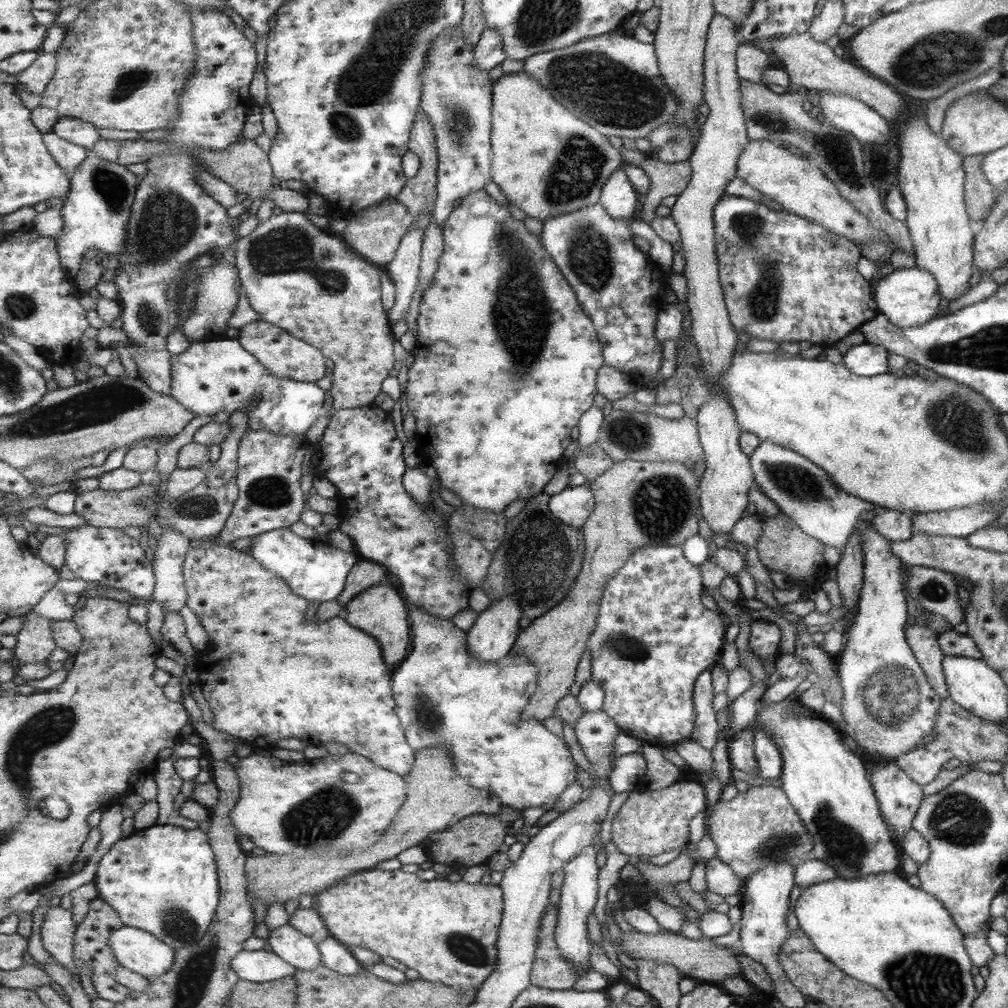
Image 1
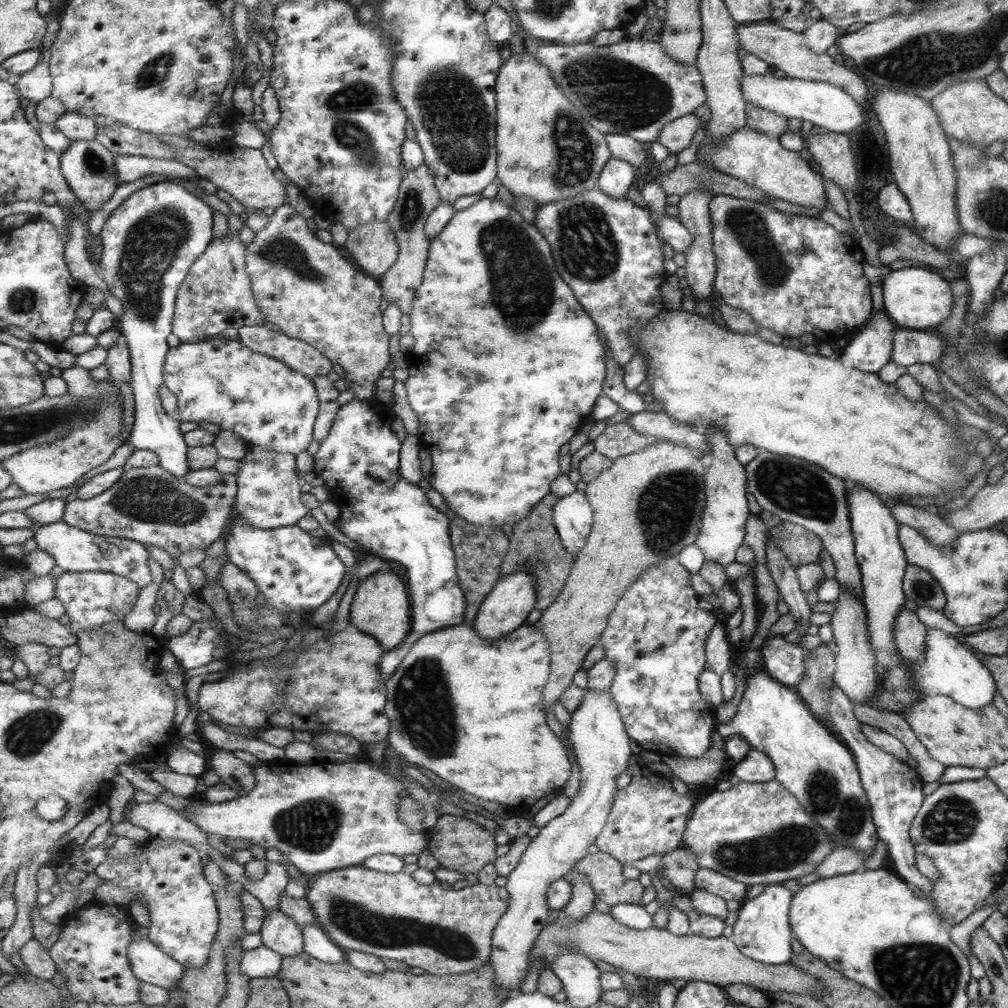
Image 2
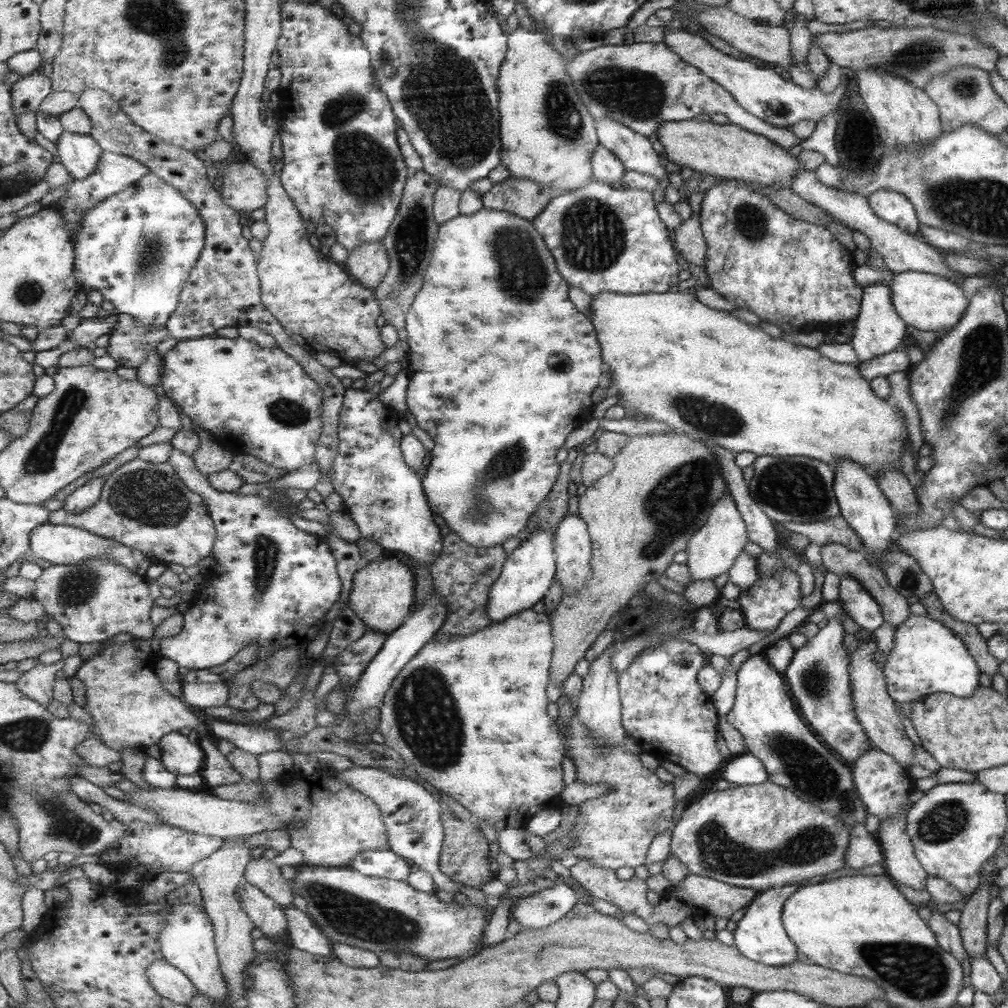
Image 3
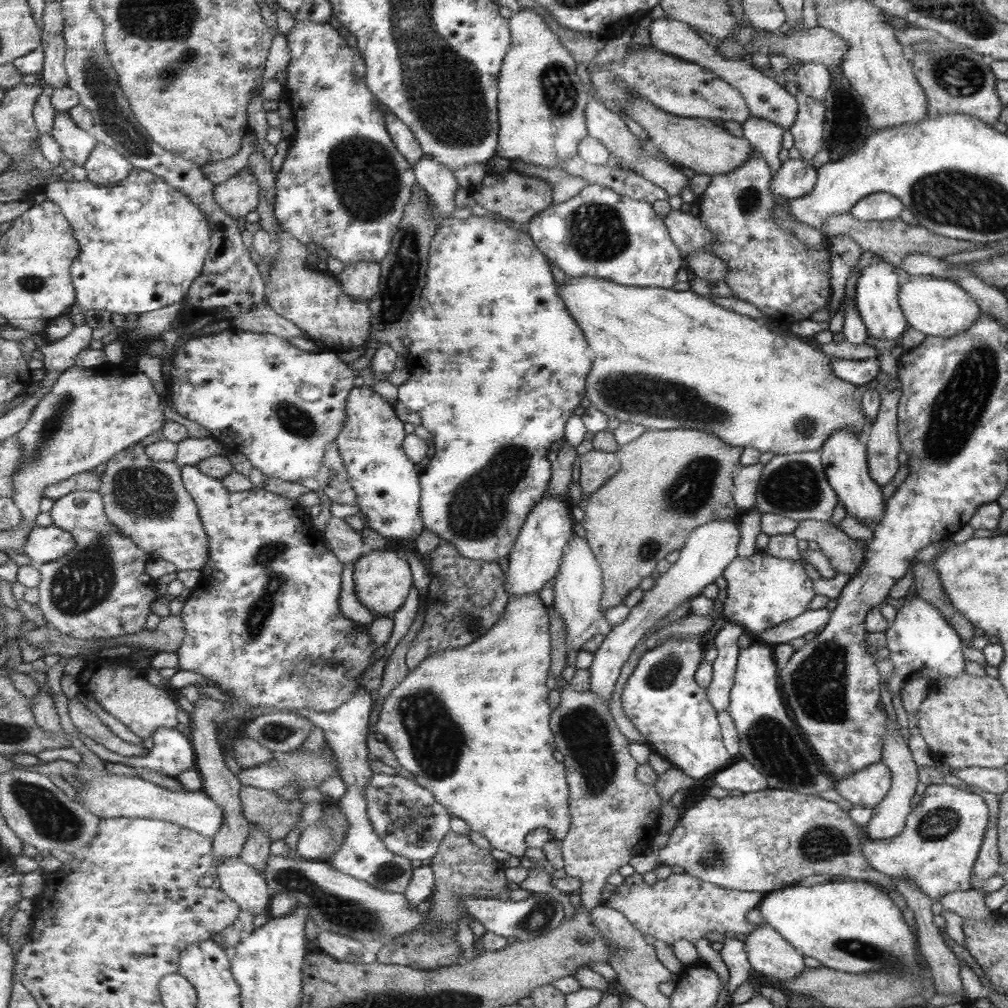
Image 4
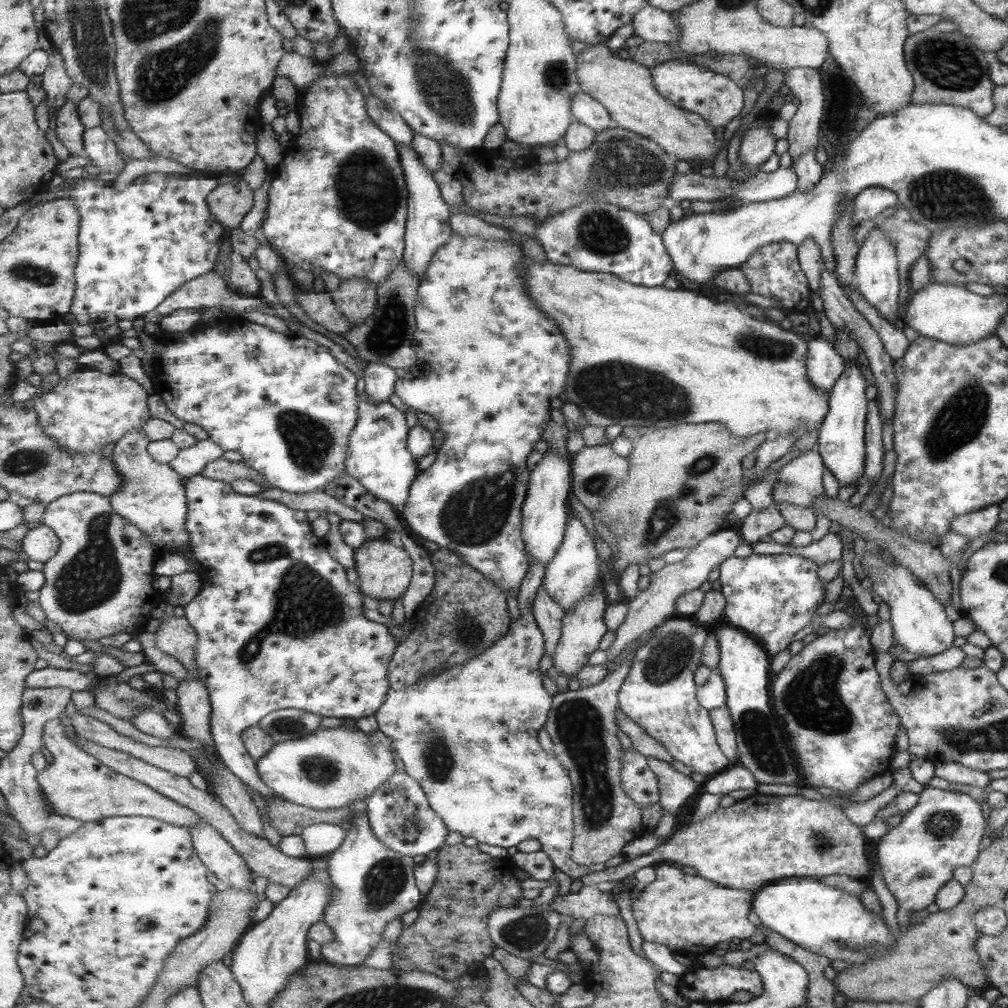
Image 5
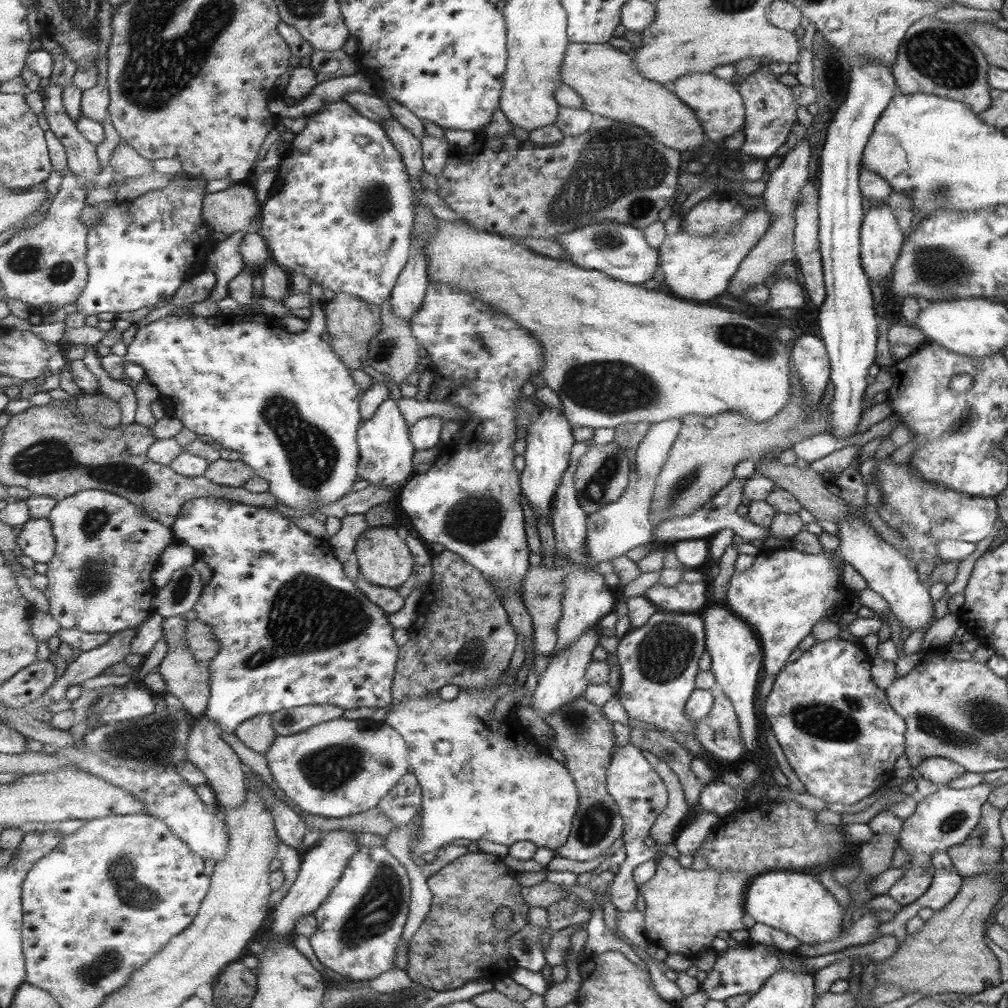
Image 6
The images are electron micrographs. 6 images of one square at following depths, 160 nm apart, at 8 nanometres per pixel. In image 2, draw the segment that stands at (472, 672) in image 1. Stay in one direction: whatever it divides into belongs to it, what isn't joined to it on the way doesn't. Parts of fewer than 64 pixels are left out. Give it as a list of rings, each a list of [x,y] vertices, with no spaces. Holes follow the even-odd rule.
[[[529,622],[523,623],[517,630],[506,634],[505,637],[497,637],[496,639],[486,639],[478,635],[473,626],[466,623],[449,626],[420,638],[403,664],[399,666],[393,678],[386,684],[389,701],[387,701],[385,711],[391,719],[390,746],[398,750],[412,766],[418,765],[431,770],[439,778],[446,780],[450,786],[455,786],[465,793],[504,804],[507,809],[511,810],[512,814],[519,815],[523,811],[533,808],[541,798],[545,798],[555,791],[563,790],[563,786],[567,784],[567,780],[571,776],[571,760],[567,755],[565,744],[555,732],[551,731],[549,724],[547,724],[547,718],[545,718],[547,706],[544,703],[544,690],[550,680],[550,654],[550,642],[545,633],[536,629]]]

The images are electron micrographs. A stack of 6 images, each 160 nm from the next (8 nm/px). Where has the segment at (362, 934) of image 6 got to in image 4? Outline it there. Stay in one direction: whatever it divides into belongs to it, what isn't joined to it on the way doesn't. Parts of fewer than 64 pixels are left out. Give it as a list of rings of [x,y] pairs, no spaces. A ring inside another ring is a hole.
[[[362,686],[349,702],[331,712],[311,712],[307,708],[293,708],[293,710],[277,710],[267,706],[252,708],[251,715],[256,717],[273,711],[295,712],[311,719],[315,728],[319,727],[325,731],[326,740],[334,750],[338,760],[339,772],[347,785],[345,796],[339,801],[340,810],[346,814],[350,822],[347,829],[346,840],[342,842],[343,848],[335,856],[328,860],[335,869],[350,875],[355,879],[371,884],[381,891],[389,893],[407,893],[407,887],[411,885],[414,878],[413,862],[395,851],[387,849],[386,842],[377,834],[372,819],[368,813],[368,794],[366,790],[372,781],[374,770],[370,765],[371,754],[367,749],[367,734],[369,734],[369,714],[371,714],[371,693]]]

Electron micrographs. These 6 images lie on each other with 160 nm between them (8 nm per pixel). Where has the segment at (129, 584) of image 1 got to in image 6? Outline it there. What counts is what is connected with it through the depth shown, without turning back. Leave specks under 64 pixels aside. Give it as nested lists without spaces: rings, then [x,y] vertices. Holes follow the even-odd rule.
[[[32,519],[17,536],[17,546],[35,563],[49,564],[56,555],[56,536],[49,519]]]

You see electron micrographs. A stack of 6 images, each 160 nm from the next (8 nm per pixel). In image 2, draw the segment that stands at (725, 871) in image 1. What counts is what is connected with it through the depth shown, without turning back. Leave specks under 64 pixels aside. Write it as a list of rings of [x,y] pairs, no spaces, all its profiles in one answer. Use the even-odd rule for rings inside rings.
[[[698,868],[695,872],[694,889],[700,889],[723,901],[742,903],[747,886],[734,882],[711,870]]]

